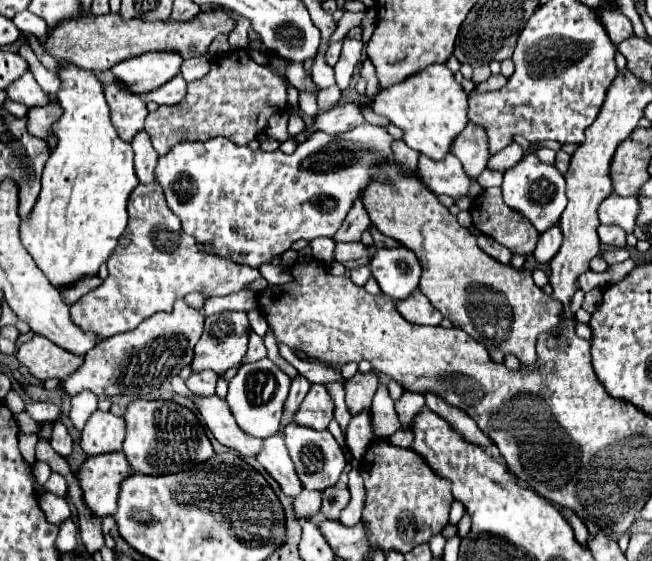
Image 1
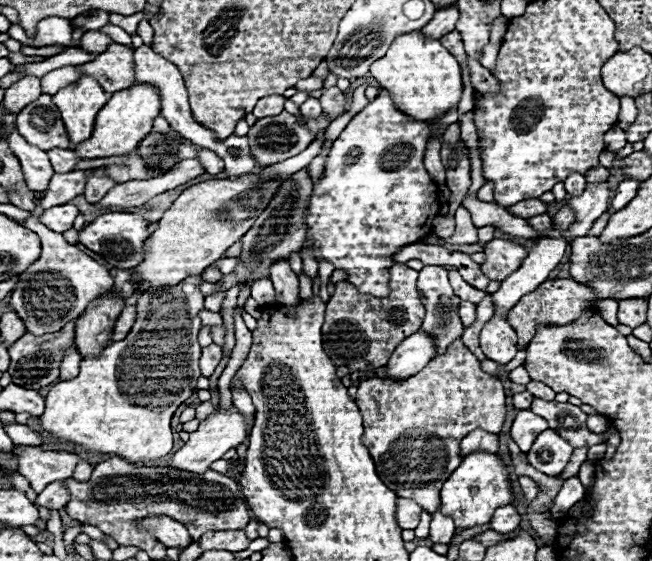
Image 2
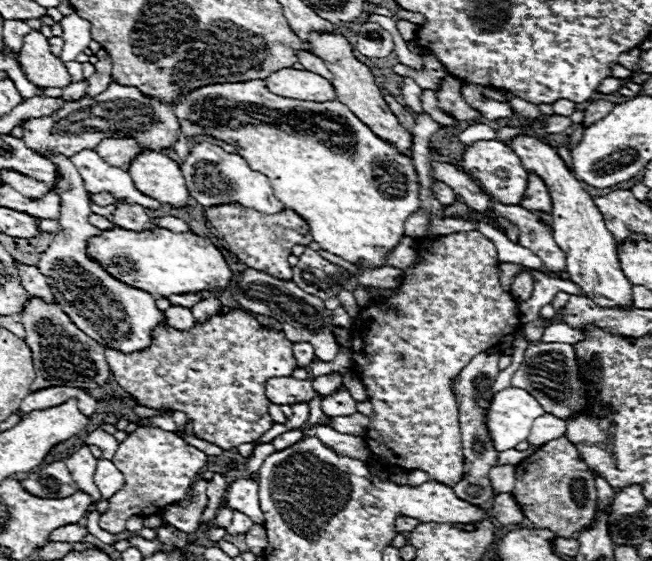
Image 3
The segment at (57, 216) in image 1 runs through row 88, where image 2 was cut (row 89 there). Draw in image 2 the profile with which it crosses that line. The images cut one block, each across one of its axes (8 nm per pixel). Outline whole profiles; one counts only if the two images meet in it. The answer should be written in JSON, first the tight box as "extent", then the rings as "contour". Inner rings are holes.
{"extent":[54,76,108,144],"contour":[[[82,76],[74,84],[60,88],[54,94],[60,116],[66,124],[72,144],[90,138],[96,114],[108,102],[102,86],[92,76]]]}

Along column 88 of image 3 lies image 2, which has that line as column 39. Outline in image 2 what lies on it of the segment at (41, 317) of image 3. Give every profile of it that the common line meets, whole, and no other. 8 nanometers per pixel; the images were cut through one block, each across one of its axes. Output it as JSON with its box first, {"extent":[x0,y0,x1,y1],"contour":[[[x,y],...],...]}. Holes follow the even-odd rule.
{"extent":[8,322,74,390],"contour":[[[74,322],[66,324],[60,332],[54,334],[44,334],[44,336],[32,336],[32,334],[24,334],[22,338],[18,338],[14,342],[14,346],[8,348],[10,352],[10,376],[12,382],[30,390],[38,390],[42,386],[48,386],[52,382],[58,382],[58,374],[60,374],[60,362],[64,358],[62,348],[72,346],[74,344]]]}

